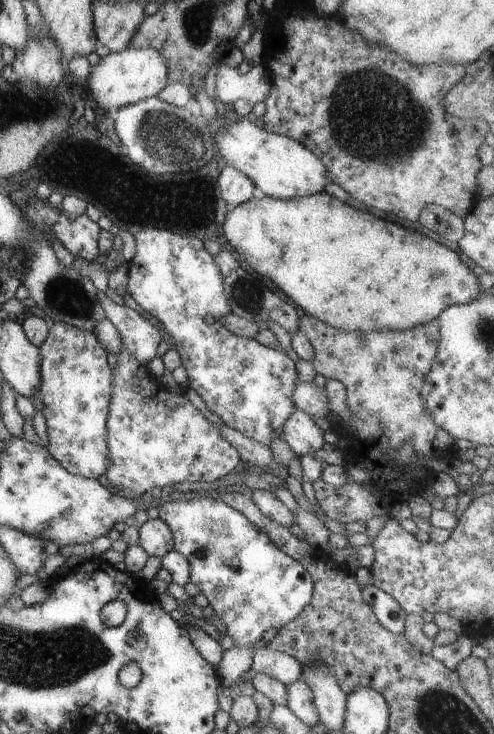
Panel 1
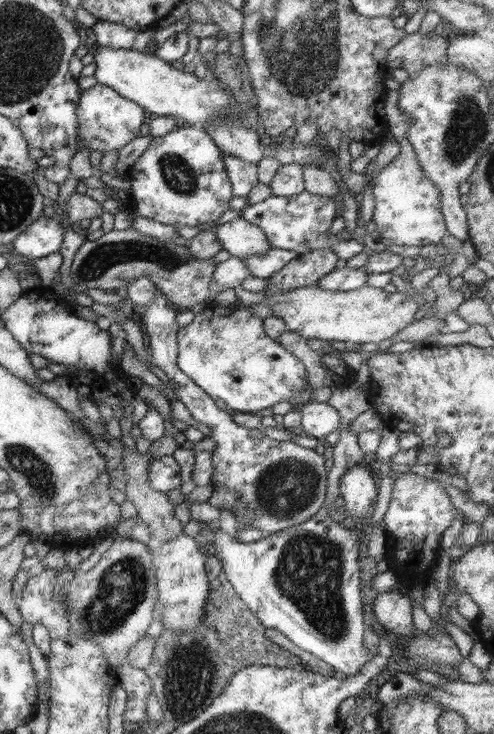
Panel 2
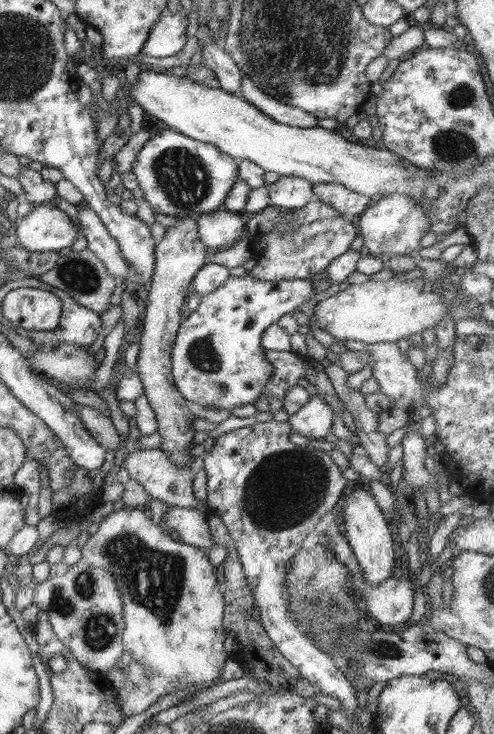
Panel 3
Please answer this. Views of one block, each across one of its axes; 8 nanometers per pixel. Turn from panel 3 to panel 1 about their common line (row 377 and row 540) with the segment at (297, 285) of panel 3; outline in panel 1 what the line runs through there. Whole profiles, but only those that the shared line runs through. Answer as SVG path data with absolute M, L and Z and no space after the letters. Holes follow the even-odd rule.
M198 493L193 499L167 501L158 510L159 518L172 532L173 549L178 550L190 564L190 582L196 584L200 594L206 596L236 647L250 648L261 643L264 632L270 628L279 629L290 622L312 600L314 582L304 565L283 550L278 550L267 534L258 530L241 512L216 498L214 493Z

